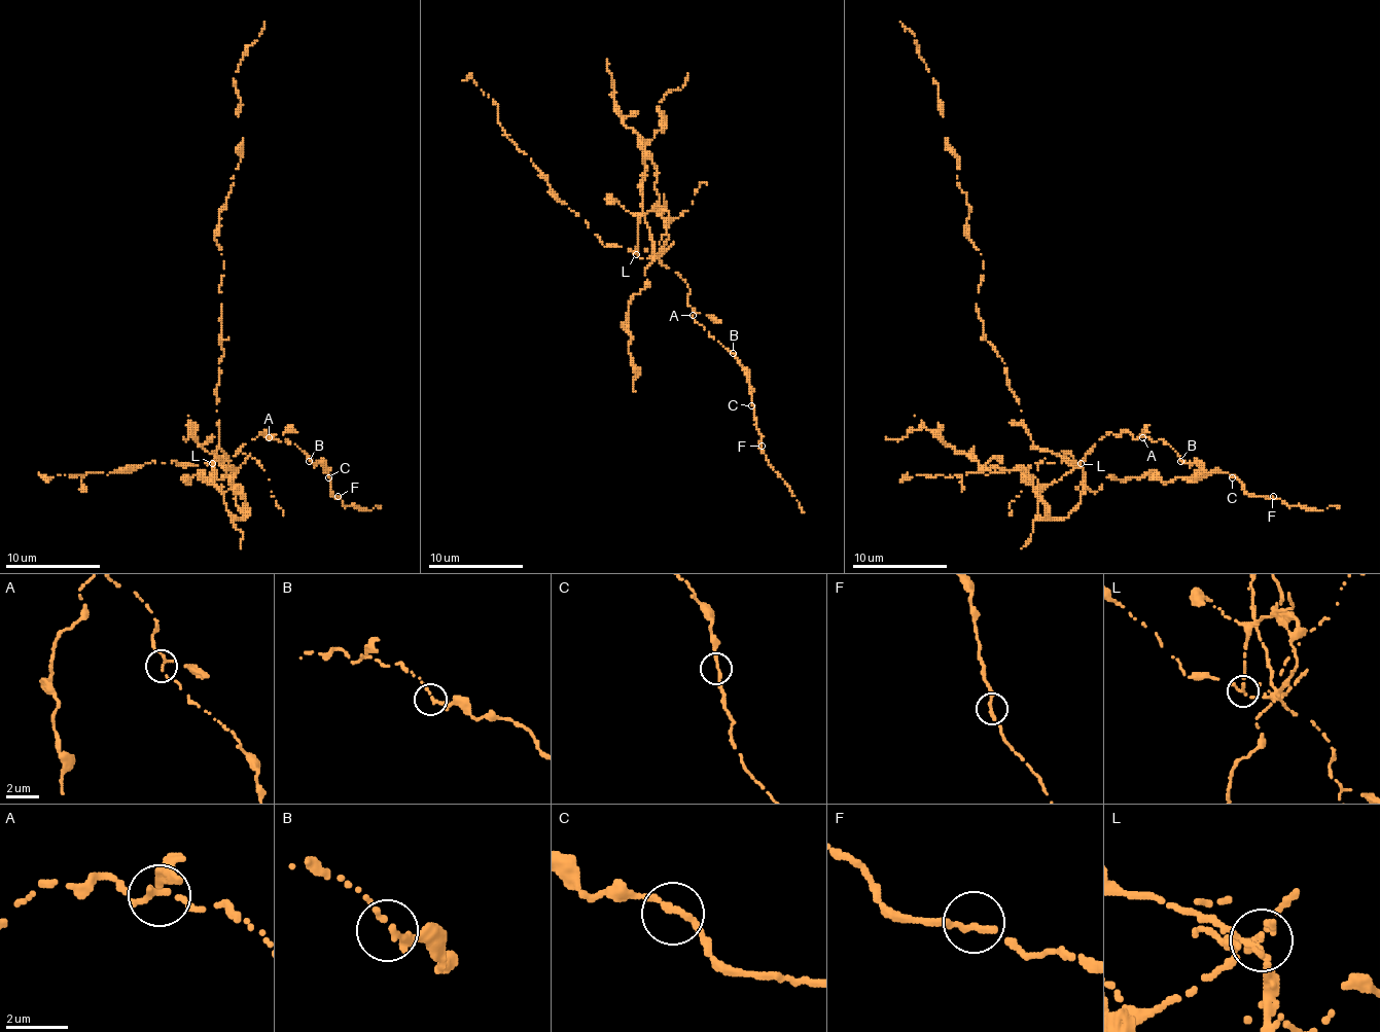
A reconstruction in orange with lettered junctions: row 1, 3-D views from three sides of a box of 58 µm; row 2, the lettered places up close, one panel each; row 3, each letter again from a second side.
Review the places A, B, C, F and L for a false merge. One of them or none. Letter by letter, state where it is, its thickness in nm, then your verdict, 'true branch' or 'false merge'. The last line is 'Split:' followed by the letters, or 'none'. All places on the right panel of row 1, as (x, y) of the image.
A: place (1142, 437); calibre 190 nm; true branch
B: place (1180, 461); calibre 190 nm; true branch
C: place (1232, 477); calibre 200 nm; true branch
F: place (1273, 496); calibre 200 nm; true branch
L: place (1081, 463); calibre 200 nm; false merge
Split: L

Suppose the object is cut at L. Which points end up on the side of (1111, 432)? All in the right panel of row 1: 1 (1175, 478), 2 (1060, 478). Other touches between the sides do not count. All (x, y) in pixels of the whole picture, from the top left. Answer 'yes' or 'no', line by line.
1: no
2: no

